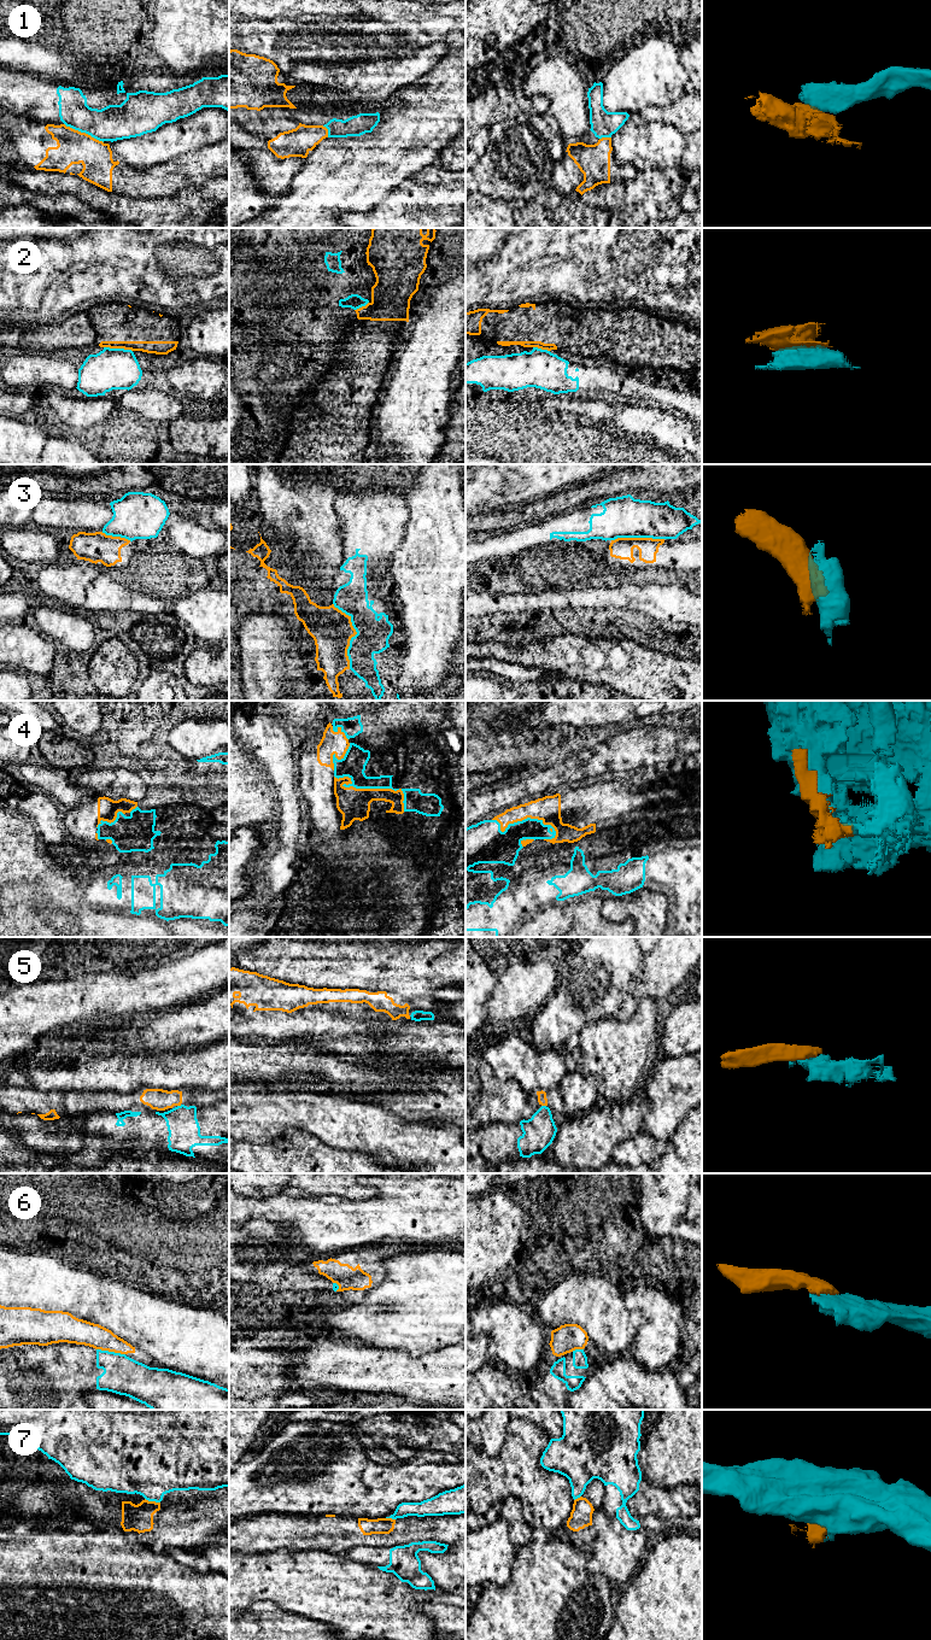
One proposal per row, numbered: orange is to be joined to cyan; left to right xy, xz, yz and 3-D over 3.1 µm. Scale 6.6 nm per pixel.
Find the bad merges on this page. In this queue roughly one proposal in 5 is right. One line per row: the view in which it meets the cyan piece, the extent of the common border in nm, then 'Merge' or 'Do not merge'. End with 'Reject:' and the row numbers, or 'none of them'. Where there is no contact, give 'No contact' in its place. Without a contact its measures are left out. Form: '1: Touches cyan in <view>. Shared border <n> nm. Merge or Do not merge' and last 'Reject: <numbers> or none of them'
1: Touches cyan in xy. Shared border 300 nm. Do not merge
2: Touches cyan in xy. Shared border 190 nm. Do not merge
3: Touches cyan in xz. Shared border 460 nm. Do not merge
4: Touches cyan in xz. Shared border 550 nm. Do not merge
5: Touches cyan in yz. Shared border 30 nm. Do not merge
6: Touches cyan in xy. Shared border 200 nm. Do not merge
7: Touches cyan in xy. Shared border 110 nm. Do not merge
Reject: 1, 2, 3, 4, 5, 6, 7

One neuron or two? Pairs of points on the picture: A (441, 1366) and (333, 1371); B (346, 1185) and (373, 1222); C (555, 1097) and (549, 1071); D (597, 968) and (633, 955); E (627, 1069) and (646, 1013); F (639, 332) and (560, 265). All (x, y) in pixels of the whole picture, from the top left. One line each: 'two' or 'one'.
A: one
B: two
C: two
D: one
E: one
F: two

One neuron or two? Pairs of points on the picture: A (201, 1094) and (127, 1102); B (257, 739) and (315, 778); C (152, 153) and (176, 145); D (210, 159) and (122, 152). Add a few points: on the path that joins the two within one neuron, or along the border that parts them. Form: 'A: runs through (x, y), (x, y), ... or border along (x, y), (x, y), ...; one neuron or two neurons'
A: runs through (183, 1097), (145, 1099); one neuron
B: border along (298, 769), (299, 775); two neurons
C: runs through (158, 147), (160, 145), (170, 145); one neuron
D: border along (201, 148), (186, 151), (147, 167); two neurons

